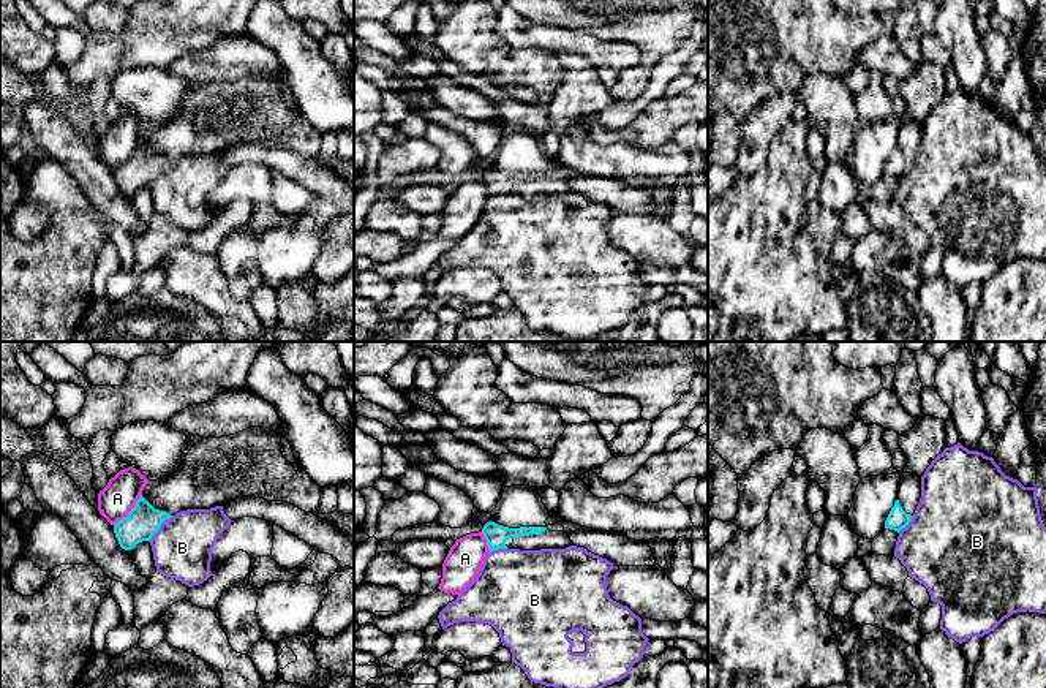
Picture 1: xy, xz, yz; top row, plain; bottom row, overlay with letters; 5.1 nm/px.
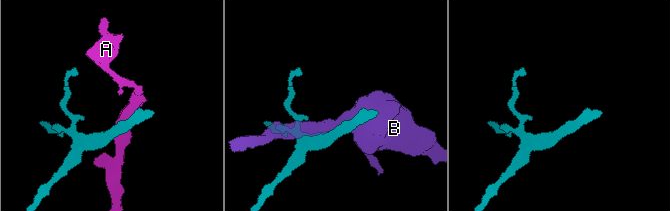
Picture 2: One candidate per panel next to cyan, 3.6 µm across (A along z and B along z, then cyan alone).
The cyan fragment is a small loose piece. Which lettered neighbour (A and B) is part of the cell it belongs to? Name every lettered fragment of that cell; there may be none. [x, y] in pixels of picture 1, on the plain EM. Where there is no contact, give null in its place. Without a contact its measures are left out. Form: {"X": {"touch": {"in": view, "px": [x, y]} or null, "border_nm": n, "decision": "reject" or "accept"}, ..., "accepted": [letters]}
{"A": {"touch": {"in": "xy", "px": [128, 158]}, "border_nm": 220, "decision": "reject"}, "B": {"touch": {"in": "xy", "px": [160, 171]}, "border_nm": 180, "decision": "reject"}, "accepted": []}

